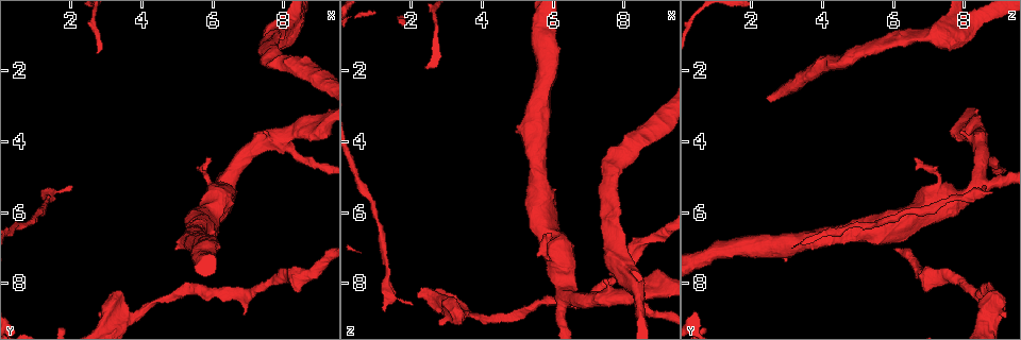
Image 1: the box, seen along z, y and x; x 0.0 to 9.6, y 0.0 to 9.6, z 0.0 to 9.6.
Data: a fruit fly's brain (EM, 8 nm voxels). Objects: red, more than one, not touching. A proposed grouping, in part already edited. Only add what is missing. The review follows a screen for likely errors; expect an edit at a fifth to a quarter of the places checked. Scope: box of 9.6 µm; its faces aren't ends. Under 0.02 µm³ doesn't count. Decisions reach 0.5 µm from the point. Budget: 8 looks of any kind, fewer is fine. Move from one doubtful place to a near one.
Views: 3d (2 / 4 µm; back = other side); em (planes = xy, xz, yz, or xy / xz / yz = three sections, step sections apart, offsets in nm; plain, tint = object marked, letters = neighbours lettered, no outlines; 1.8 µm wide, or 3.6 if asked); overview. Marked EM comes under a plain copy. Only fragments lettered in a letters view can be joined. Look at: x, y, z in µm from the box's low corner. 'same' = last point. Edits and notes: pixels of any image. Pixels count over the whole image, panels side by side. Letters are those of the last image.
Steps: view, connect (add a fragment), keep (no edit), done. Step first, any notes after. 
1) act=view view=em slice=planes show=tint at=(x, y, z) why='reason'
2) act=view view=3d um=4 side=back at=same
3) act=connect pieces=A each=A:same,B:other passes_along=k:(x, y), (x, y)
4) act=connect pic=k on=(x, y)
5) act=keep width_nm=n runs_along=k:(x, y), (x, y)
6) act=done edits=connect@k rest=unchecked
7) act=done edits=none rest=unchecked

act=view view=em slice=planes show=letters at=(5.85, 4.50, 6.55) why='an open end'

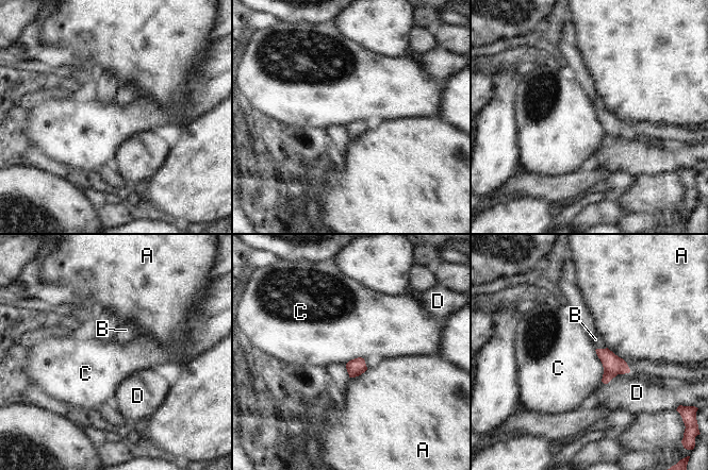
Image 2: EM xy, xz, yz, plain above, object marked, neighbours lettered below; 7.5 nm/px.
act=connect pieces=B each=A:other,B:same,C:other,D:other passes_along=2:(613, 365), (601, 349), (595, 339) found='it goes on there'

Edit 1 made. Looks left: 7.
act=view view=overview

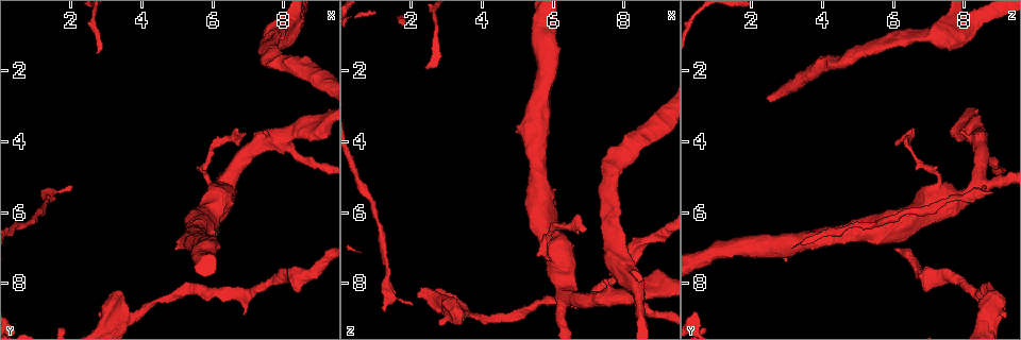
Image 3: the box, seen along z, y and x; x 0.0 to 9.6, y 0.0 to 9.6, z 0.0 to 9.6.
act=view view=em slice=planes show=letters at=(2.10, 5.30, 8.60) why='thin end'

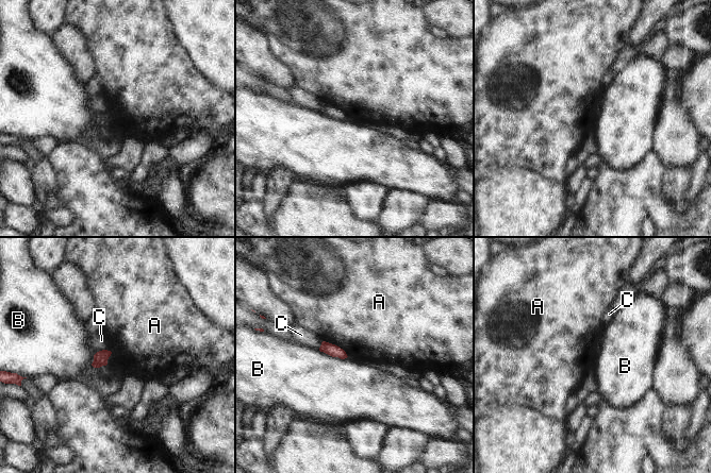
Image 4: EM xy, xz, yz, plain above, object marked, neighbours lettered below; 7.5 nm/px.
act=keep each=A:other,B:other,C:other border=4:(323, 340), (339, 345), (348, 356) found='no lettered fragment goes on from it'

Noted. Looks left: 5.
act=view view=3d um=2 at=(7.40, 3.65, 7.90) why='free end'

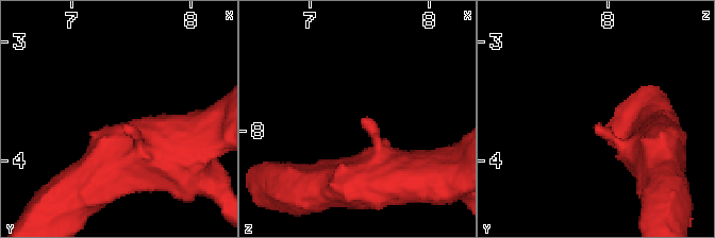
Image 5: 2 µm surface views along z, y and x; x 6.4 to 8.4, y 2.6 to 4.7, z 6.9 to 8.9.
act=view view=em slice=xz step=8 show=tint at=(7.46, 3.68, 7.96)

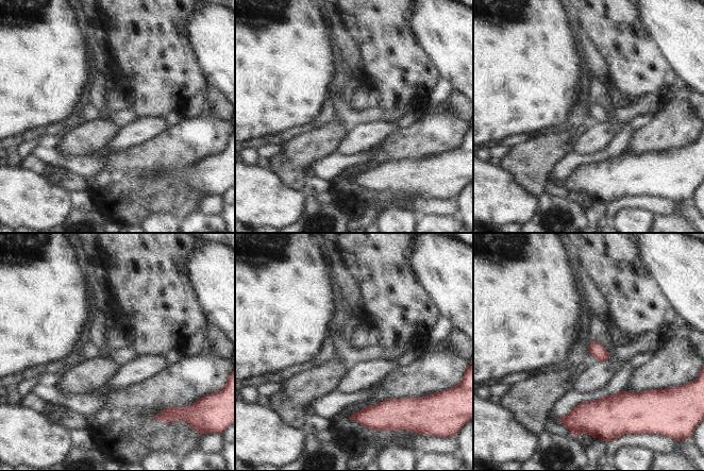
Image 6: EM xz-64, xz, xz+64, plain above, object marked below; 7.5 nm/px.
act=view view=em slice=planes show=letters at=same

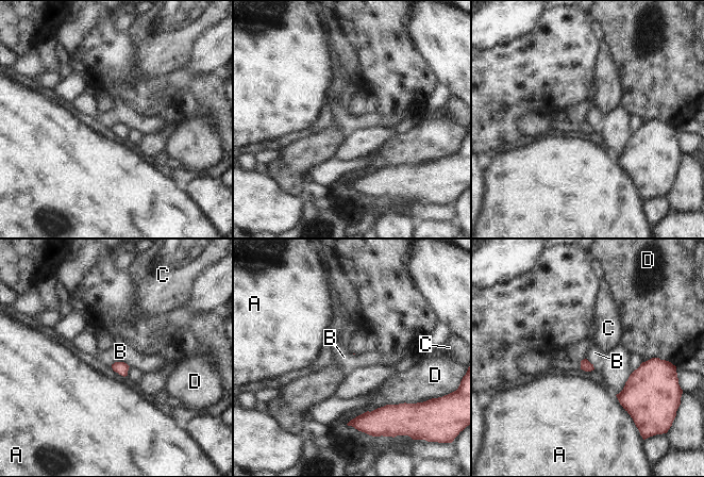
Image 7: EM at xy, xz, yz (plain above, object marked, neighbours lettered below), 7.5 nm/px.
act=keep longest_contact=D:500nm each=A:other,B:other,C:other,D:other border=7:(111, 364), (124, 362), (129, 366) found='none of them fits'

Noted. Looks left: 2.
act=done edits=connect@2 rest=unchecked

